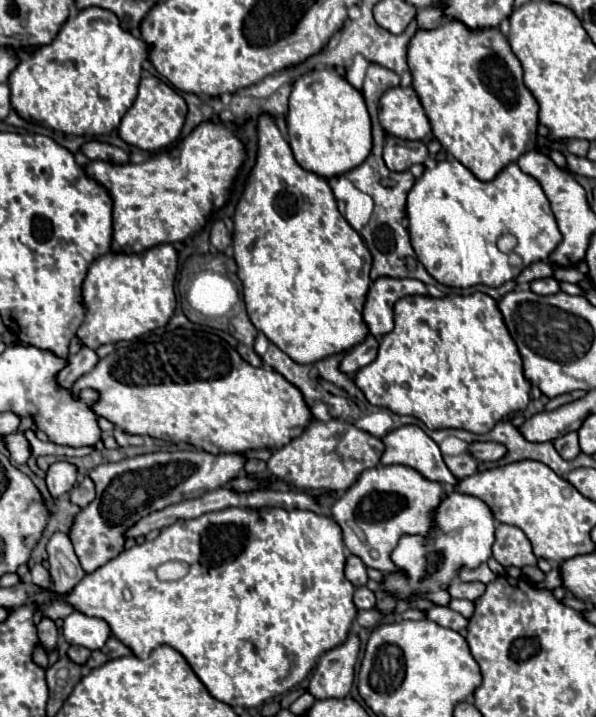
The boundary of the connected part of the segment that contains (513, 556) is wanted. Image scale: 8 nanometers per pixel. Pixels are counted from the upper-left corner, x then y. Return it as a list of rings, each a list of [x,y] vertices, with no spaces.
[[[497,524],[495,528],[495,544],[493,544],[493,558],[509,568],[509,566],[537,566],[537,558],[531,550],[529,538],[511,524]]]

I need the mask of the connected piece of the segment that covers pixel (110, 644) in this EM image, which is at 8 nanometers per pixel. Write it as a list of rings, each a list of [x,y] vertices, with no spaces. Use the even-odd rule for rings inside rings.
[[[109,636],[109,640],[105,642],[105,646],[101,648],[109,658],[121,658],[121,656],[127,656],[127,654],[131,654],[131,650],[125,646],[125,644],[121,644],[117,638],[113,638],[113,636]]]

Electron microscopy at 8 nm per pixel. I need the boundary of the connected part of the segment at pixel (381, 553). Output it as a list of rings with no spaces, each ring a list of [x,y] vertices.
[[[377,466],[377,468],[365,470],[359,476],[359,480],[331,506],[331,514],[333,514],[333,520],[343,530],[343,540],[349,552],[359,556],[365,566],[381,570],[385,574],[387,570],[395,570],[395,566],[391,566],[389,554],[397,546],[399,538],[403,534],[427,534],[427,530],[431,530],[433,510],[435,506],[439,506],[443,498],[445,498],[443,486],[439,486],[439,482],[427,482],[427,478],[423,478],[421,474],[415,474],[415,470],[407,470],[405,466]]]

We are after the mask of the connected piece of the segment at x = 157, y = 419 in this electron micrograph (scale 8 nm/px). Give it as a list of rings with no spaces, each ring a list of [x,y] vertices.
[[[159,328],[155,332],[147,332],[145,336],[137,338],[137,340],[131,340],[131,342],[121,342],[117,344],[115,352],[111,356],[105,356],[99,360],[99,364],[85,376],[81,376],[75,384],[73,384],[73,392],[77,394],[81,388],[93,388],[101,394],[99,402],[93,406],[93,410],[111,420],[117,428],[129,432],[129,434],[147,434],[151,438],[159,438],[159,440],[165,440],[165,442],[187,442],[187,444],[193,444],[195,448],[201,448],[209,454],[225,454],[225,452],[233,452],[233,454],[243,454],[247,450],[259,450],[259,448],[267,448],[267,450],[279,450],[281,446],[289,444],[293,438],[297,438],[313,420],[313,414],[301,394],[301,390],[297,386],[293,386],[289,380],[285,380],[279,372],[275,372],[273,368],[267,368],[267,366],[251,366],[247,362],[243,362],[243,358],[237,354],[235,348],[231,348],[225,340],[221,340],[217,334],[211,334],[211,332],[203,332],[203,330],[183,330],[183,328],[177,328],[177,330],[167,330],[167,328]]]

